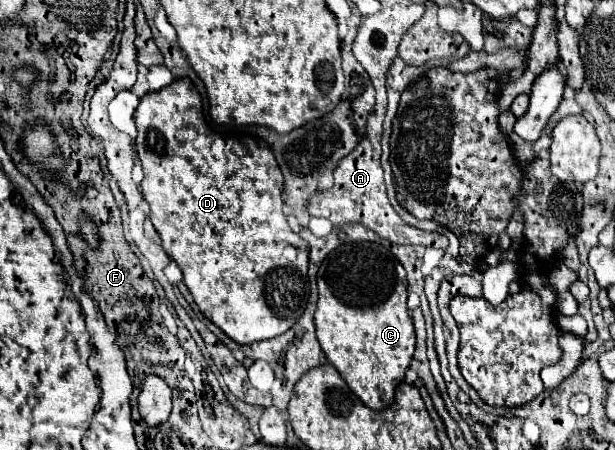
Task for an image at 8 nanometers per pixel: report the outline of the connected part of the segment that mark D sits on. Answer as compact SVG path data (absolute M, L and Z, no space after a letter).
M188 77L174 79L172 85L160 89L160 91L154 91L154 93L146 93L140 99L140 105L134 113L134 123L136 123L136 129L138 129L134 149L136 149L136 155L138 155L138 159L142 163L142 171L144 171L144 179L140 183L140 189L142 189L142 197L150 205L150 221L152 221L154 229L158 231L158 235L162 239L164 251L182 269L184 283L186 283L188 291L192 293L194 303L198 305L200 313L206 319L210 319L216 327L220 327L232 341L242 343L242 345L272 339L272 337L278 337L278 335L286 333L302 317L302 313L306 309L306 303L308 303L308 295L310 295L310 289L308 289L308 253L310 253L310 247L300 235L296 235L290 229L290 225L288 225L288 221L282 213L282 197L280 197L282 173L280 173L280 167L274 159L274 153L270 151L266 141L260 139L260 137L252 137L248 133L238 133L236 139L234 139L234 137L224 137L224 135L212 131L208 127L206 119L204 119L202 97L194 89L194 85Z

